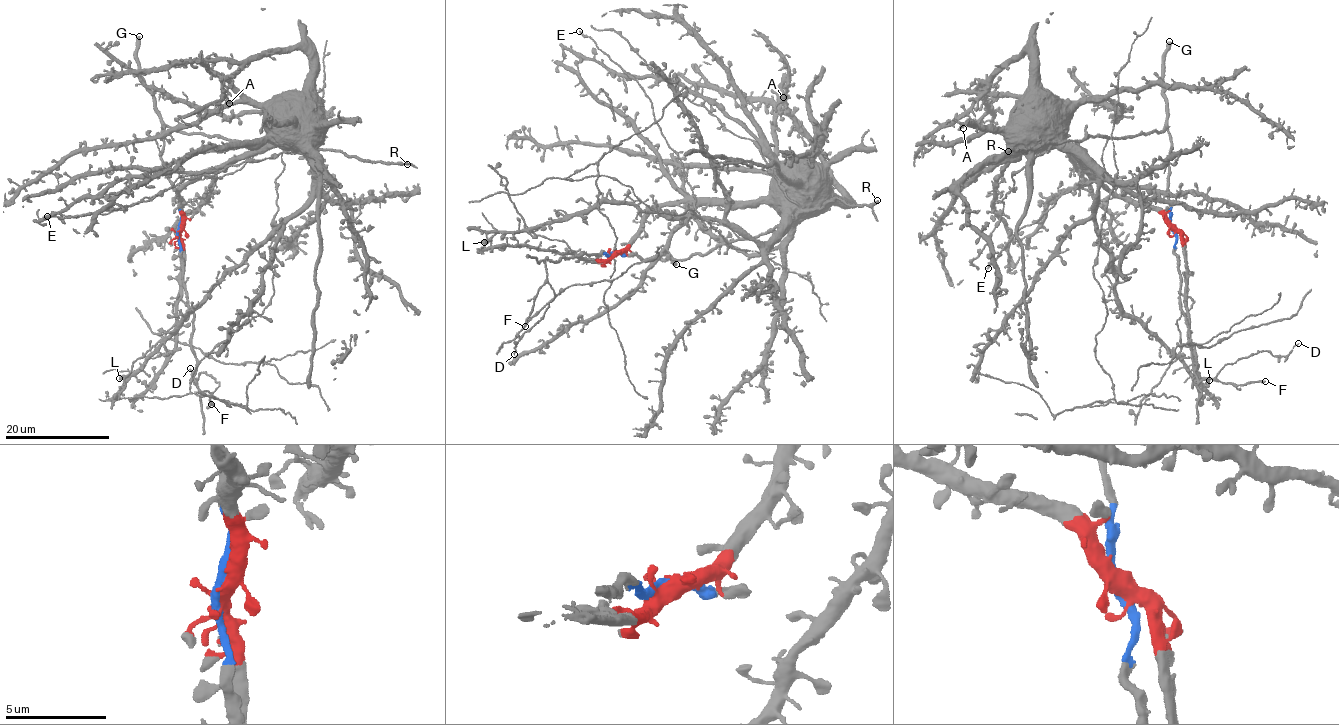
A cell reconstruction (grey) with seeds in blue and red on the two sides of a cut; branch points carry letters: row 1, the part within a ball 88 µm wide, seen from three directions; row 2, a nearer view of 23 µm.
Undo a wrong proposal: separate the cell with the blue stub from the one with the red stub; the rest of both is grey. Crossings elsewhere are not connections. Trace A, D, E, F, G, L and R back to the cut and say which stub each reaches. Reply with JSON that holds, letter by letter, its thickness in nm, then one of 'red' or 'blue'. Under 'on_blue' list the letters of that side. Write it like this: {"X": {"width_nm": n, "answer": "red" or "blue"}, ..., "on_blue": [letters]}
{"A": {"width_nm": 480, "answer": "red"}, "D": {"width_nm": 140, "answer": "blue"}, "E": {"width_nm": 220, "answer": "blue"}, "F": {"width_nm": 320, "answer": "blue"}, "G": {"width_nm": 550, "answer": "blue"}, "L": {"width_nm": 480, "answer": "red"}, "R": {"width_nm": 360, "answer": "blue"}, "on_blue": ["D", "E", "F", "G", "R"]}

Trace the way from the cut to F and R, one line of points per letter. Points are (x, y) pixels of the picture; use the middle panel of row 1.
F: (613, 253), (580, 252), (581, 255), (560, 257), (558, 261), (545, 258), (546, 282), (536, 294), (525, 326)
R: (613, 253), (632, 252), (648, 260), (709, 254), (725, 243), (756, 239), (827, 202), (855, 205), (877, 200)

